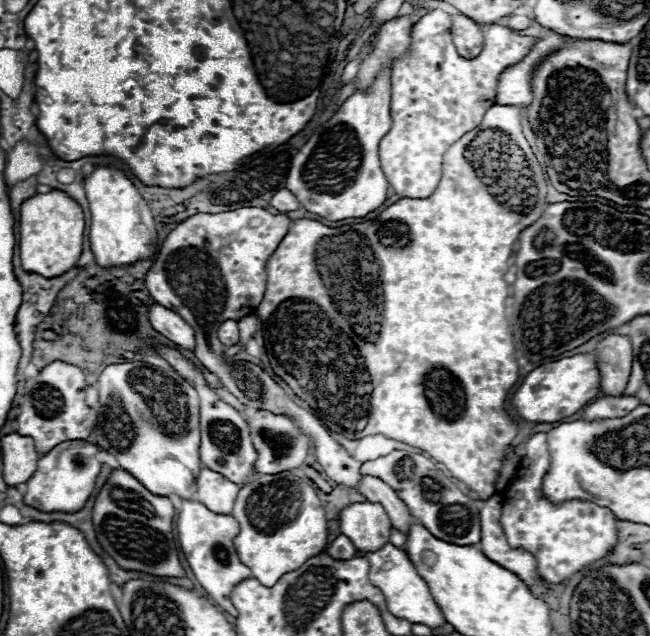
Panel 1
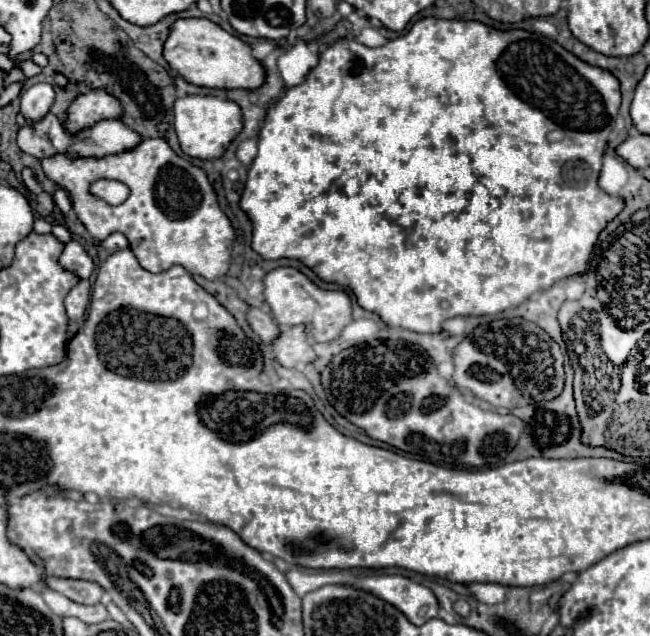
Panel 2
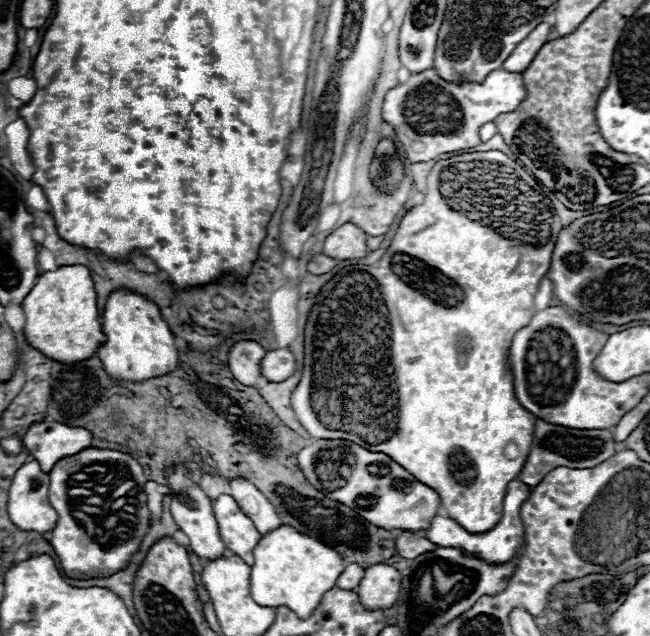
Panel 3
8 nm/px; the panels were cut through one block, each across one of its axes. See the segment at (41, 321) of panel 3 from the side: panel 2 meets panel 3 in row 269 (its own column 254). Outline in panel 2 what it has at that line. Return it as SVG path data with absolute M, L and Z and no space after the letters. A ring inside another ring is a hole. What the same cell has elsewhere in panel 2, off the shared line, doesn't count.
M206 18L176 20L164 42L164 58L186 82L206 88L258 88L264 82L262 64L250 54L248 46Z

